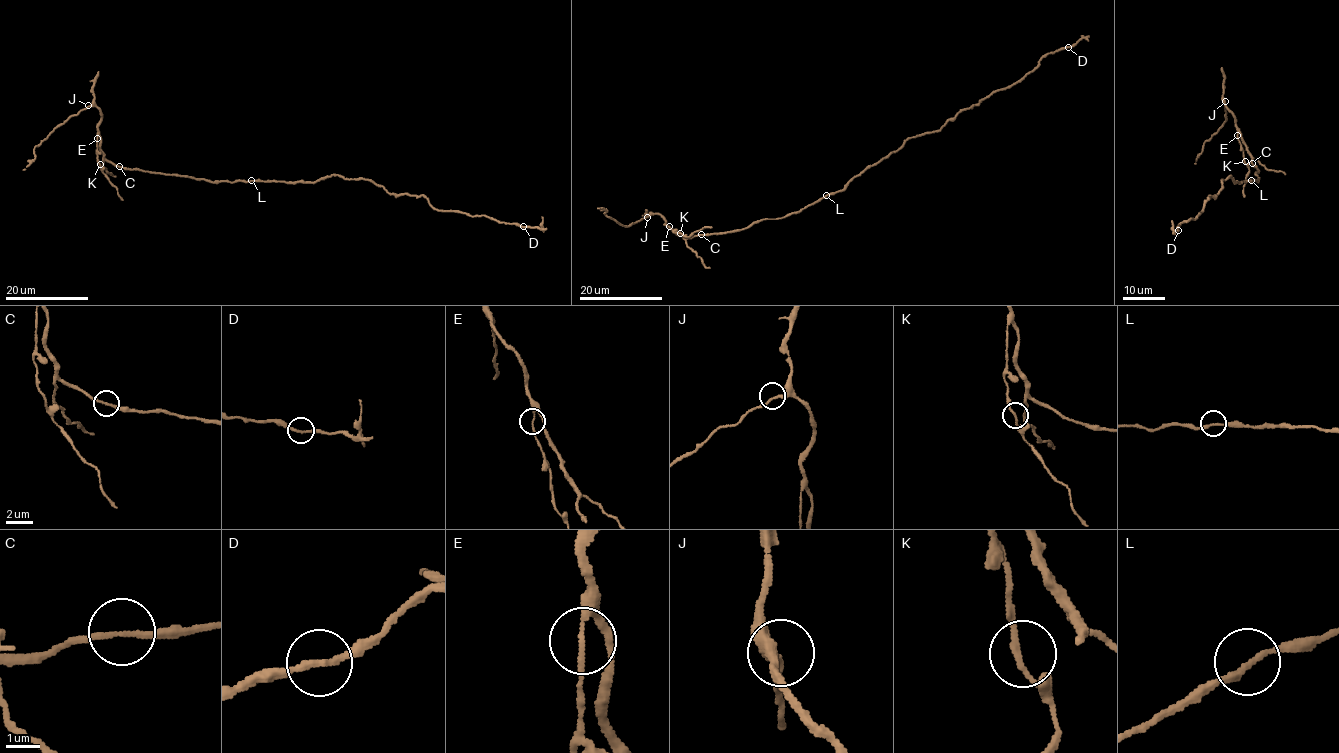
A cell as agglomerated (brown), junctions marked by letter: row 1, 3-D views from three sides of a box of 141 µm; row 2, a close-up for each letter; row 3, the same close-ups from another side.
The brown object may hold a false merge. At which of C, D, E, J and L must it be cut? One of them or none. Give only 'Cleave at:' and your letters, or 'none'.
Cleave at: none

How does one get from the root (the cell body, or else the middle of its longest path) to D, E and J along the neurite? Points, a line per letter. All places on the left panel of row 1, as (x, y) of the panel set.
D: (252, 181), (314, 182), (331, 175), (364, 178), (390, 193), (423, 195), (439, 210), (486, 216), (523, 226)
E: (252, 181), (211, 182), (122, 168), (104, 158), (98, 135), (97, 138)
J: (252, 181), (211, 182), (114, 165), (104, 158), (100, 147), (97, 124), (101, 113), (96, 106), (88, 105)

